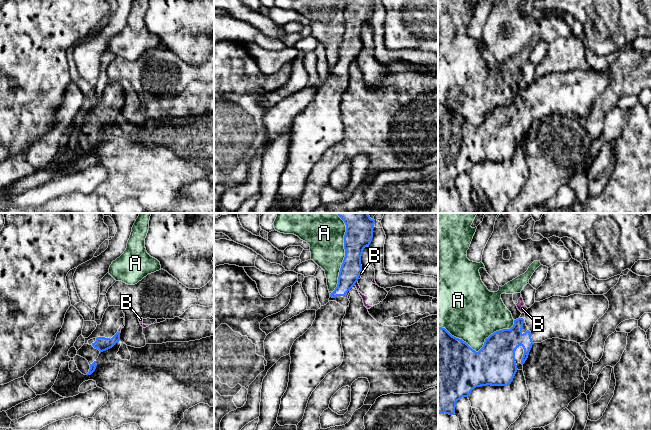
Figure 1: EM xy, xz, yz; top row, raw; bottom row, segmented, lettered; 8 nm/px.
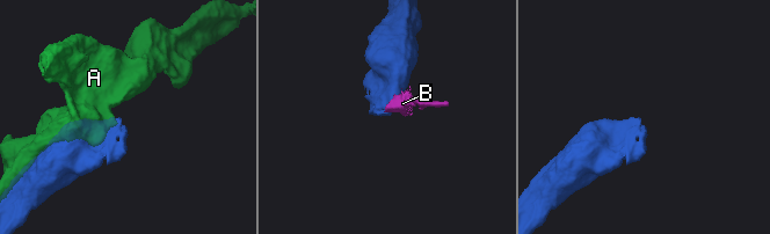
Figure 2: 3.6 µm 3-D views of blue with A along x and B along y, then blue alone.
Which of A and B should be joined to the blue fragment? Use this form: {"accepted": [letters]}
{"accepted": []}

